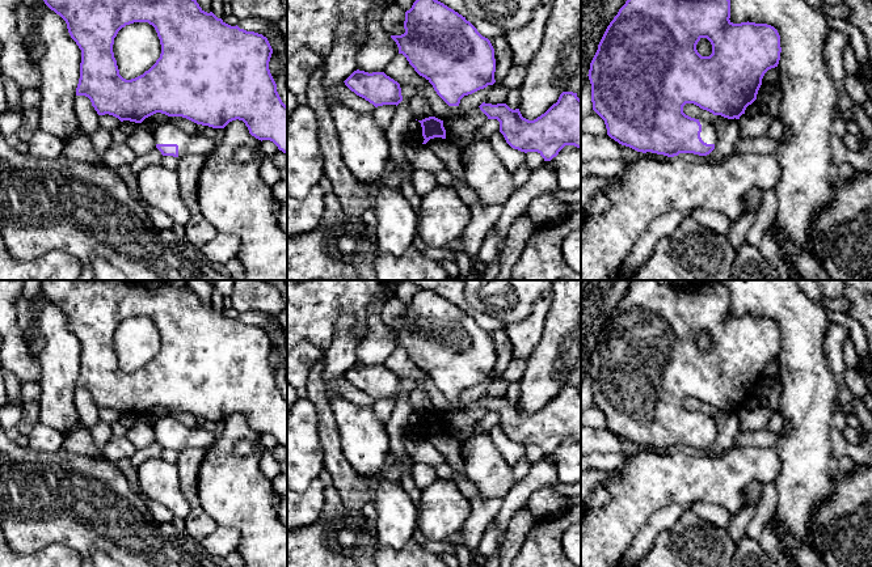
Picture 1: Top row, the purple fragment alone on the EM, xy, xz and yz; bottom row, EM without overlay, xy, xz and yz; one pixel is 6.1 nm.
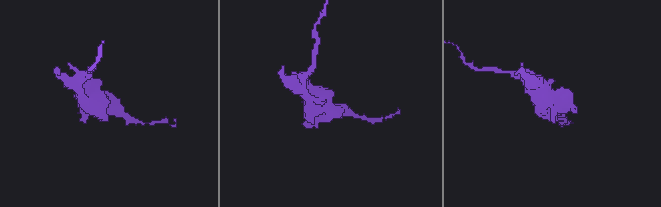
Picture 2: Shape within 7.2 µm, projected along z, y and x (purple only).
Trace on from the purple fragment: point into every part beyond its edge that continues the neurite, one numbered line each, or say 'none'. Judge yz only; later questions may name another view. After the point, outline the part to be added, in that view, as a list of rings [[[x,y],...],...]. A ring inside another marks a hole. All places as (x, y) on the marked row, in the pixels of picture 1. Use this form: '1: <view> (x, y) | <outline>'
1: yz (708, 134) | [[[699,120],[702,124],[702,132],[700,132],[700,137],[704,143],[707,144],[717,144],[717,132],[715,130],[715,127],[712,126],[712,123],[704,122],[704,120]]]

